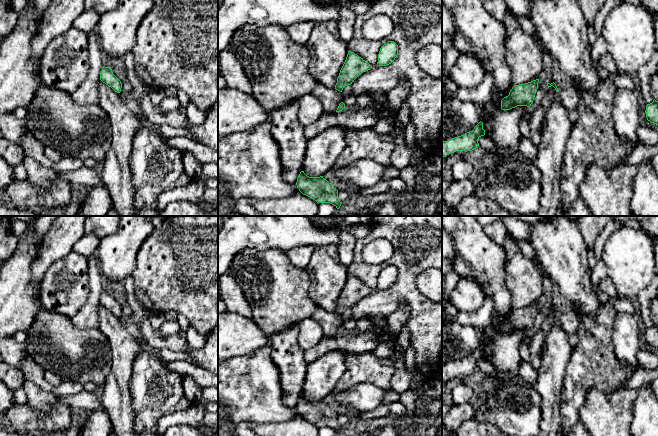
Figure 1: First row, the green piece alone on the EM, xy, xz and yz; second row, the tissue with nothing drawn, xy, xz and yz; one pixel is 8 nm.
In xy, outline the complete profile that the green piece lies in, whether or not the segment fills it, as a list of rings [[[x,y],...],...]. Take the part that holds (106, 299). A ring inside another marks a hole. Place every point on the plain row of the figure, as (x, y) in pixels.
[[[103,290],[100,296],[100,304],[111,311],[115,316],[120,317],[122,312],[121,305],[113,298],[110,291]]]

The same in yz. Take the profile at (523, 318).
[[[539,303],[525,308],[514,309],[509,319],[501,324],[501,333],[510,334],[517,330],[527,330],[530,332],[538,313]]]

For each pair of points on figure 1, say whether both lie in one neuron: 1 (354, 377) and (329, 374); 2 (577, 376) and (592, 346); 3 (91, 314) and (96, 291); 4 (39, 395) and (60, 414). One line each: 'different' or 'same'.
1: different
2: same
3: same
4: different

